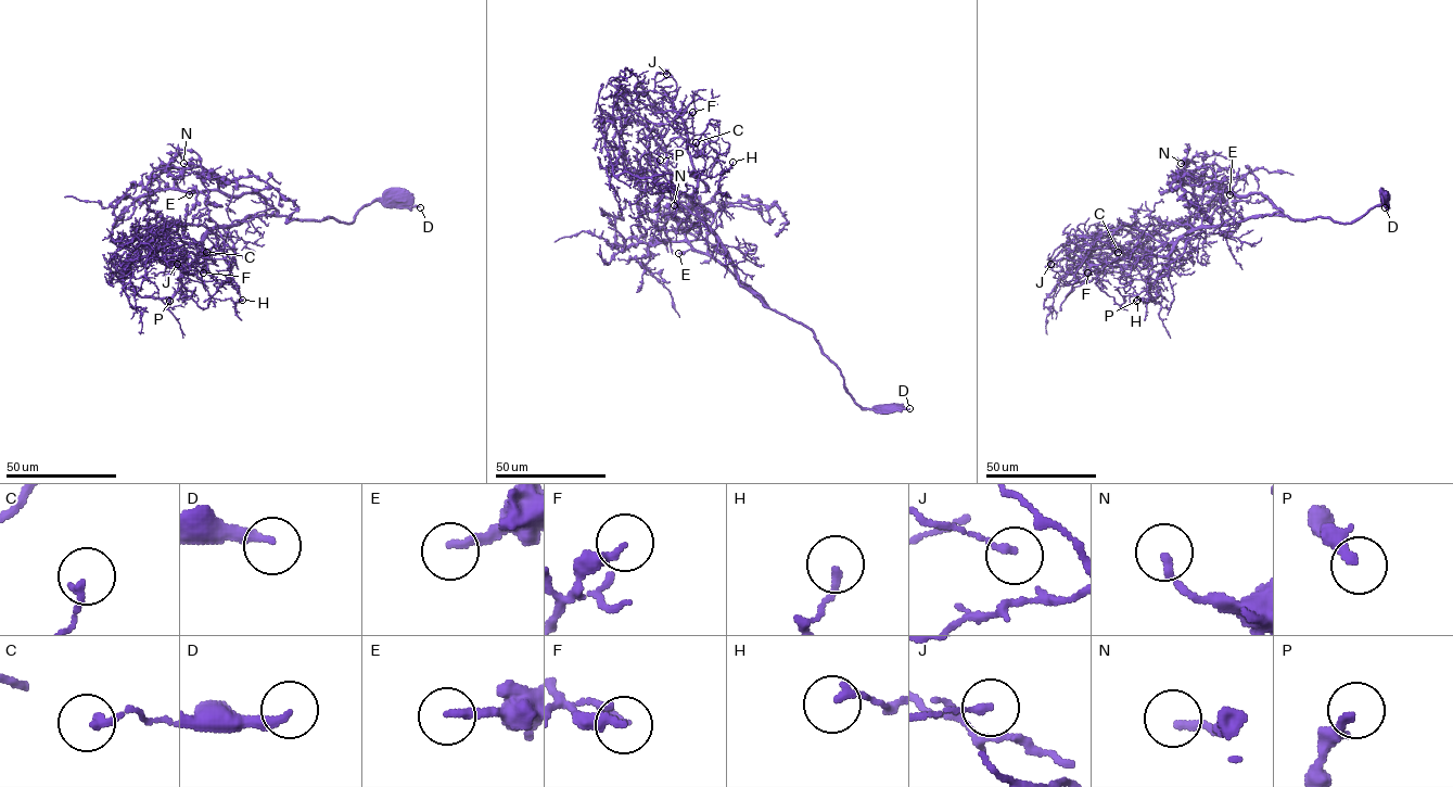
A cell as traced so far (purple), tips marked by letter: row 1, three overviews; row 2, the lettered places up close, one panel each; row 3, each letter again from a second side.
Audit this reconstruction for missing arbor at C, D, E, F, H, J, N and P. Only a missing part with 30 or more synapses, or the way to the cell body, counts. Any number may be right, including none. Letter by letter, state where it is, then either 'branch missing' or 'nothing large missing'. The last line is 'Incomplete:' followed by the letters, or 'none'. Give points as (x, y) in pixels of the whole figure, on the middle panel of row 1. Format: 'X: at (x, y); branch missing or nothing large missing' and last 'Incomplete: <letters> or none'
C: at (696, 142); nothing large missing
D: at (909, 408); nothing large missing
E: at (678, 253); branch missing
F: at (692, 112); nothing large missing
H: at (733, 162); nothing large missing
J: at (666, 74); nothing large missing
N: at (674, 205); nothing large missing
P: at (660, 160); nothing large missing
Incomplete: E

